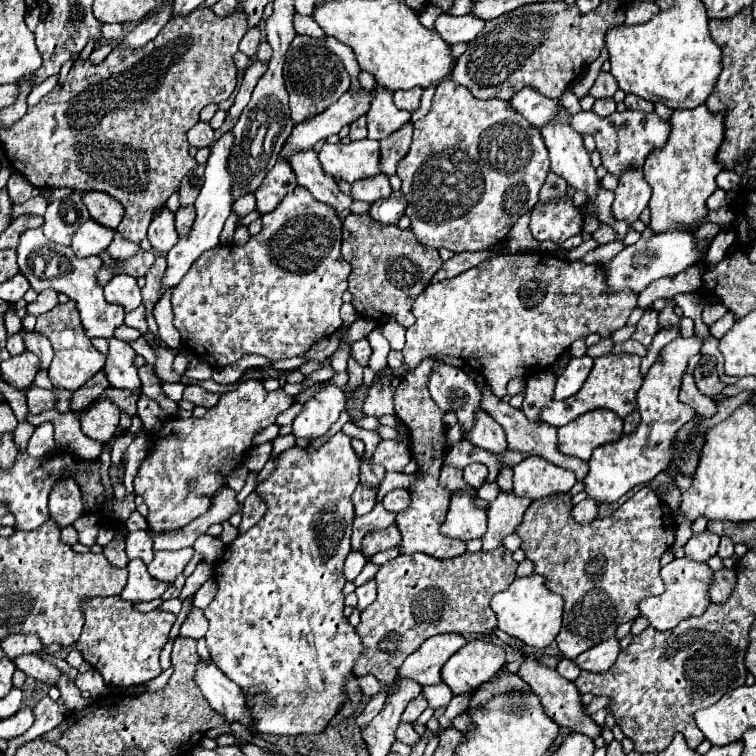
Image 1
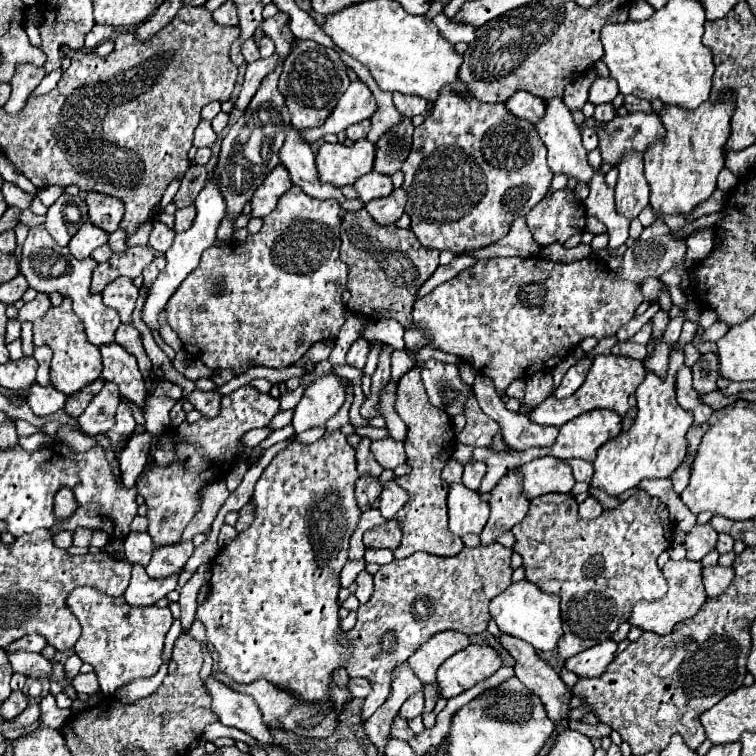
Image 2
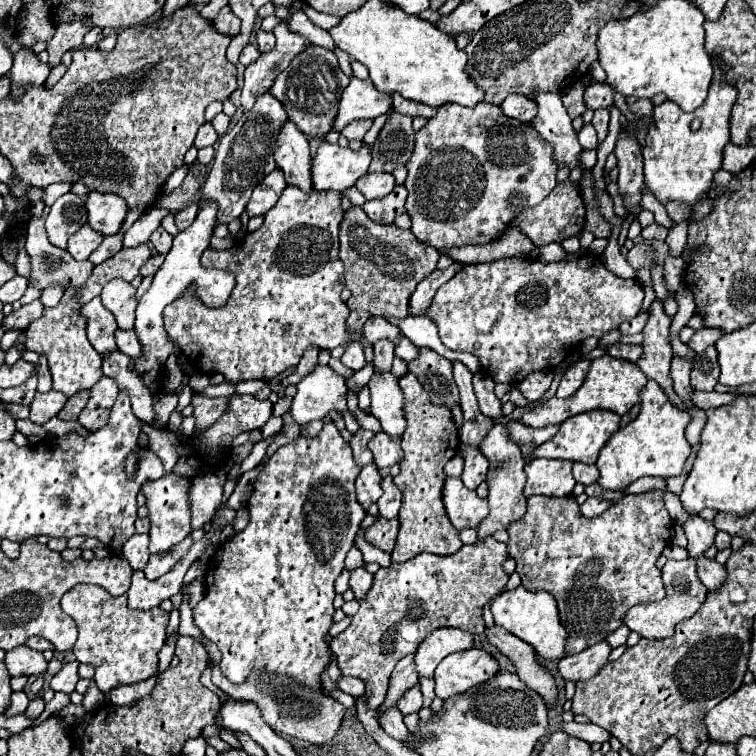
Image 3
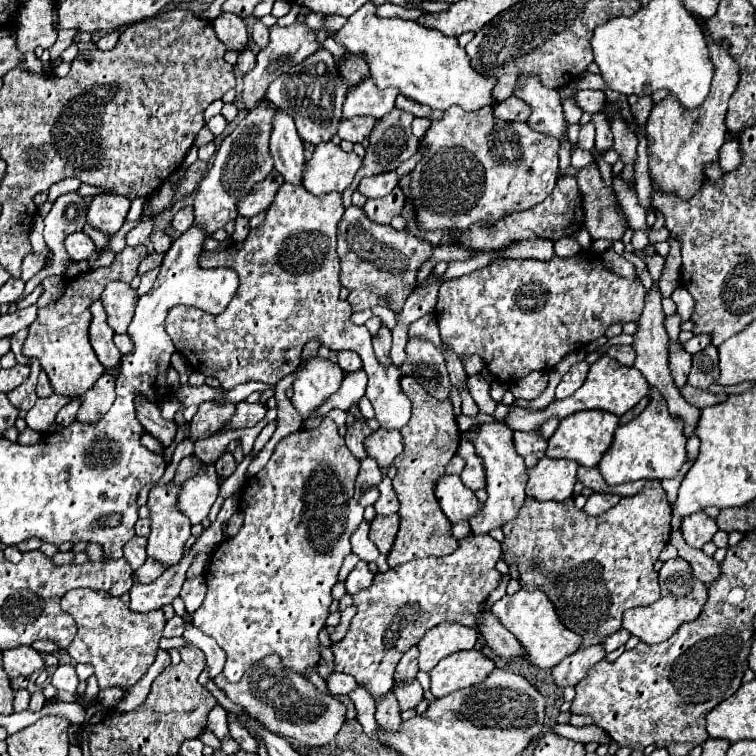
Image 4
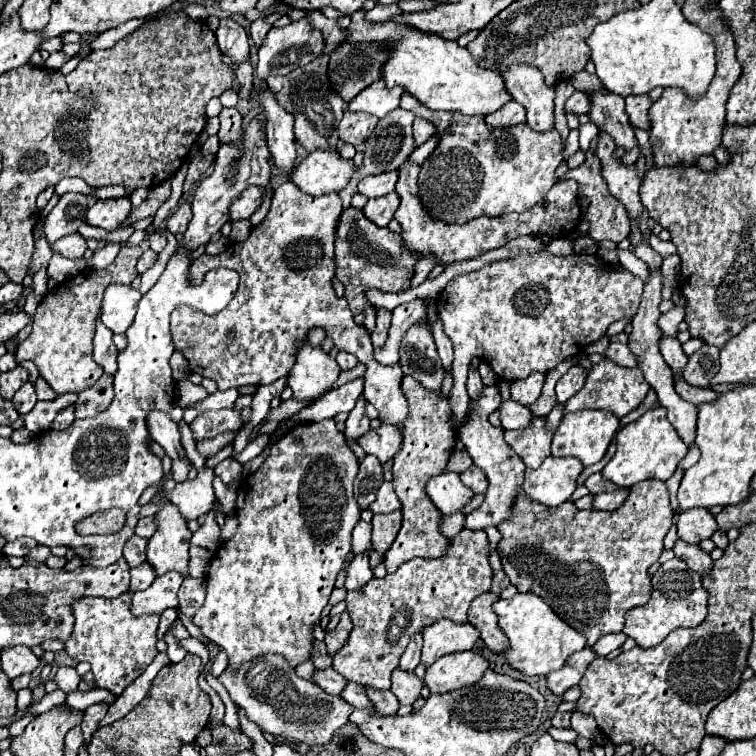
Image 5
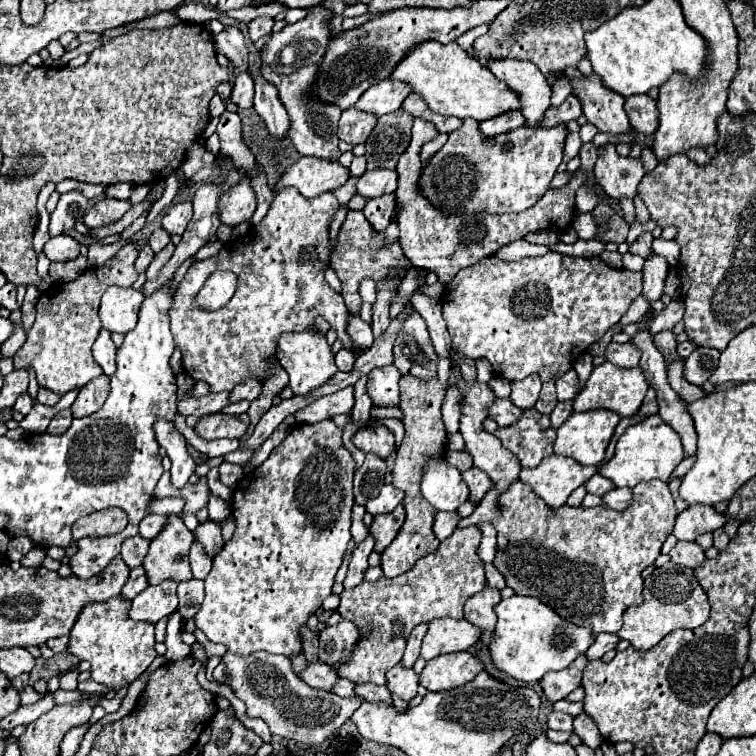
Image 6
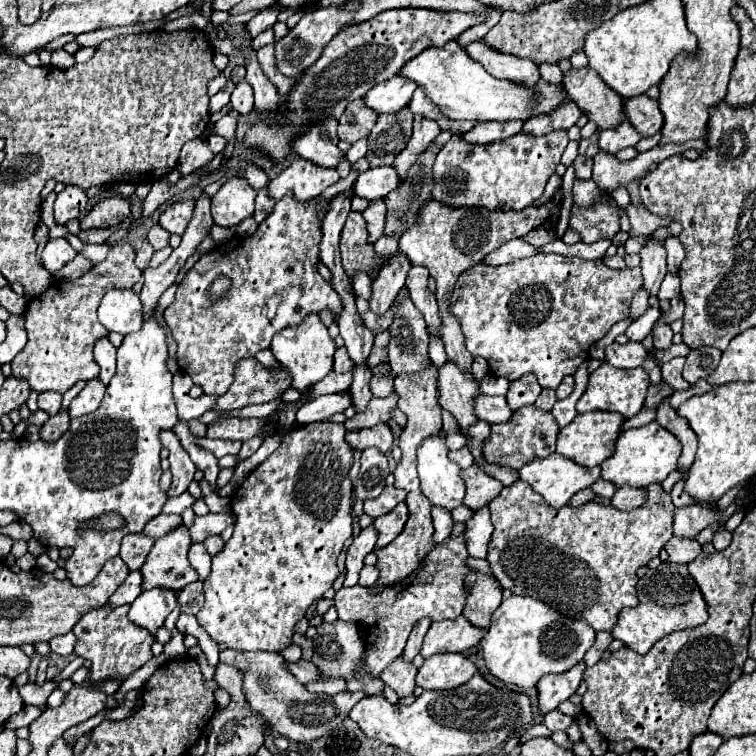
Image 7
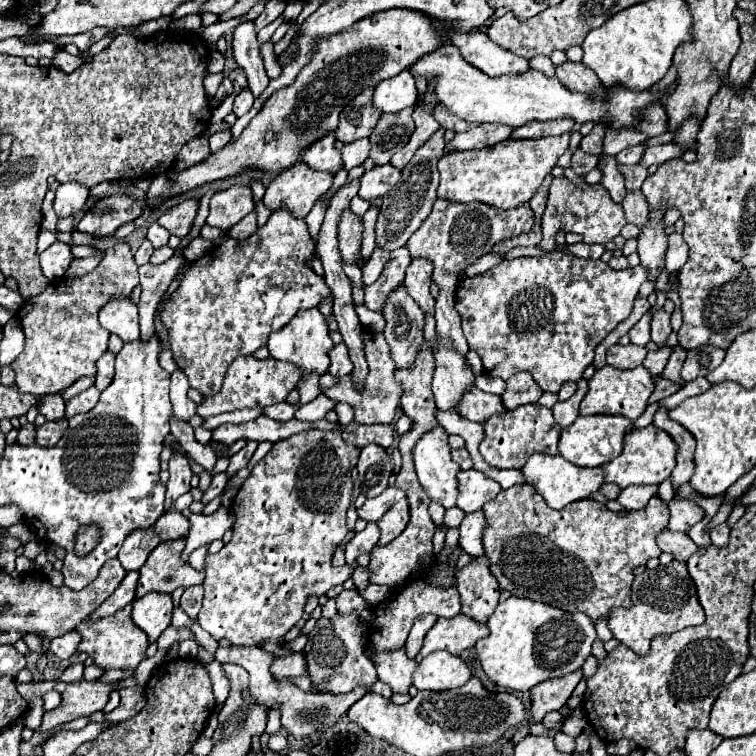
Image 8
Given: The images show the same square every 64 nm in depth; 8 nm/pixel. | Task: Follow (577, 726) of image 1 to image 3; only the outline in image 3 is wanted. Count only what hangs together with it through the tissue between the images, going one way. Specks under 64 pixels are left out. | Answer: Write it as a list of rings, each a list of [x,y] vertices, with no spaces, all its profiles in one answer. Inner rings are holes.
[[[496,624],[486,628],[484,632],[488,636],[488,642],[514,662],[516,674],[520,676],[520,680],[524,680],[524,684],[528,684],[528,688],[538,692],[546,700],[546,704],[552,706],[556,702],[558,690],[554,688],[556,686],[554,678],[536,662],[532,646],[524,644],[520,638],[516,638],[514,634],[510,634],[508,630],[504,630]]]

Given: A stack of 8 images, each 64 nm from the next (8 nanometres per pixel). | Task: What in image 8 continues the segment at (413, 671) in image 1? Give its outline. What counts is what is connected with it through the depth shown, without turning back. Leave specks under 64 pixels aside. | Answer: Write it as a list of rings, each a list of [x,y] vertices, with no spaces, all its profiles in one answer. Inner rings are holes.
[[[456,614],[454,618],[438,618],[434,628],[426,634],[422,656],[428,656],[436,650],[446,650],[450,654],[460,654],[466,648],[472,648],[476,640],[486,638],[488,626],[478,624],[466,614]]]

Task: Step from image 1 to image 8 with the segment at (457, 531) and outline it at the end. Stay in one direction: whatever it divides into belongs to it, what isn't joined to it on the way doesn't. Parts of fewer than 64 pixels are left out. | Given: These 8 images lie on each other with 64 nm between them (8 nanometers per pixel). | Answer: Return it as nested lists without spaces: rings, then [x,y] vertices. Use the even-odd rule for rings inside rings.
[[[434,426],[420,436],[412,448],[414,470],[422,488],[432,500],[442,502],[444,508],[456,506],[456,474],[460,468],[454,464],[448,446],[448,434],[442,426]]]

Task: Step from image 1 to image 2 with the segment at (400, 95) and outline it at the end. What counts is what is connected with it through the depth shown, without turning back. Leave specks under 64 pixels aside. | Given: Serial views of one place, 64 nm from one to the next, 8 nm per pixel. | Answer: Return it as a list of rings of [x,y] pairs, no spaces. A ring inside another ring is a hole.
[[[398,92],[394,94],[394,106],[396,110],[400,110],[404,116],[412,118],[418,114],[428,116],[428,104],[424,104],[424,100],[416,100],[416,96],[400,96]]]

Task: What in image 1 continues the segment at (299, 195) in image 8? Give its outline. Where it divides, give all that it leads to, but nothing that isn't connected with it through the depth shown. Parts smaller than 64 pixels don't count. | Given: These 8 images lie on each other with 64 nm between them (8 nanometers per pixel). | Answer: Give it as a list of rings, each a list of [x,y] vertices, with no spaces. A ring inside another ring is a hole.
[[[368,138],[350,144],[324,142],[318,160],[324,174],[348,184],[380,174],[380,146]]]

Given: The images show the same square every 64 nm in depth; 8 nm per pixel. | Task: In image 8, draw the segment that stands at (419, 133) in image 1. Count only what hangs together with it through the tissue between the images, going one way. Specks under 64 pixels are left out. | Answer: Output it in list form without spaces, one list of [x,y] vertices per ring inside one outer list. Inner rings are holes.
[[[566,132],[538,140],[504,140],[492,148],[442,156],[438,162],[438,196],[452,202],[486,202],[502,210],[516,208],[536,194],[542,180],[556,166],[556,160],[568,150],[568,140],[570,134]]]

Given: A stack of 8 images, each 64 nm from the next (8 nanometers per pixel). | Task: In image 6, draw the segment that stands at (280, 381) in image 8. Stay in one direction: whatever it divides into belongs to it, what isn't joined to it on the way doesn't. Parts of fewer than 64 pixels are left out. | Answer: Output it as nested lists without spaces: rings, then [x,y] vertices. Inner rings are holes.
[[[250,376],[250,378],[242,380],[240,384],[236,384],[236,386],[232,388],[232,392],[230,392],[230,396],[228,396],[228,402],[230,402],[230,404],[240,402],[240,400],[252,402],[252,400],[260,398],[260,394],[262,394],[262,382],[260,382],[258,378],[252,378],[252,376]]]

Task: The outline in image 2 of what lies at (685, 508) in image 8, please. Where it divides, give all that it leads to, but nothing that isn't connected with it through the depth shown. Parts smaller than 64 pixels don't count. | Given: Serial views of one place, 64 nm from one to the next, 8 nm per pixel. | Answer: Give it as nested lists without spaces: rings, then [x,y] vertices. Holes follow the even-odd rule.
[[[694,524],[694,528],[686,534],[686,550],[688,560],[702,560],[710,550],[716,548],[718,532],[710,524]]]

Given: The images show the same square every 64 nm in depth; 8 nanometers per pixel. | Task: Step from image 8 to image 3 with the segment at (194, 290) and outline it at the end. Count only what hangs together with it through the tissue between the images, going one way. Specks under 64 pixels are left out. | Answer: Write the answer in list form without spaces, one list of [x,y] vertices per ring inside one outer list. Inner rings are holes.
[[[286,186],[256,232],[250,232],[246,240],[238,240],[230,250],[218,252],[208,248],[202,254],[204,268],[222,268],[236,276],[236,288],[228,304],[210,310],[194,296],[184,296],[184,300],[176,300],[164,310],[164,328],[168,336],[198,372],[208,376],[224,374],[230,384],[240,384],[244,380],[274,380],[282,372],[292,370],[300,362],[302,352],[312,344],[334,350],[348,342],[362,342],[366,362],[374,360],[372,344],[362,336],[362,330],[348,332],[346,318],[350,310],[340,300],[344,288],[344,266],[338,258],[338,226],[344,214],[340,196],[340,192],[302,192],[300,188]],[[376,372],[372,374],[370,382],[370,398],[372,406],[370,412],[382,424],[382,430],[392,436],[402,436],[406,428],[404,418],[404,396],[398,386],[398,378],[392,372]]]

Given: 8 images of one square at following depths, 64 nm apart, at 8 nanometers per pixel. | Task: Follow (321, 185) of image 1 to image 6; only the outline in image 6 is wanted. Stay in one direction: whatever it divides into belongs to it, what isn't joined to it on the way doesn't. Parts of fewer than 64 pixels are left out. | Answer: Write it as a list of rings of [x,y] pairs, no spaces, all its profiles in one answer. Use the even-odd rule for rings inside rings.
[[[252,72],[252,78],[256,86],[254,110],[266,122],[268,132],[276,140],[282,140],[290,128],[290,120],[288,120],[284,104],[278,98],[278,90],[270,82],[266,82],[260,72]]]

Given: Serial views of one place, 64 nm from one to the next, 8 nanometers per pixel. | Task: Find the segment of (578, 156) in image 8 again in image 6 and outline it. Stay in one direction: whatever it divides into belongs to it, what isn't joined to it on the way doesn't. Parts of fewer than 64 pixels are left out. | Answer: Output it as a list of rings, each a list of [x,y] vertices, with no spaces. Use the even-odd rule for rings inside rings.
[[[416,118],[412,126],[412,142],[406,148],[406,152],[400,156],[396,164],[398,172],[398,190],[394,192],[400,200],[402,208],[398,212],[398,228],[400,228],[400,240],[398,244],[404,250],[404,256],[408,256],[410,264],[416,268],[424,268],[428,272],[434,272],[438,280],[446,286],[462,268],[468,268],[476,262],[480,262],[486,256],[492,256],[502,246],[524,238],[528,232],[536,230],[554,230],[554,232],[566,232],[570,228],[570,220],[574,216],[574,192],[580,188],[586,178],[582,174],[576,174],[564,188],[548,190],[546,196],[536,202],[532,208],[520,212],[520,214],[444,214],[436,206],[432,206],[424,196],[418,192],[410,192],[410,178],[420,176],[420,148],[438,136],[438,130],[432,122]]]

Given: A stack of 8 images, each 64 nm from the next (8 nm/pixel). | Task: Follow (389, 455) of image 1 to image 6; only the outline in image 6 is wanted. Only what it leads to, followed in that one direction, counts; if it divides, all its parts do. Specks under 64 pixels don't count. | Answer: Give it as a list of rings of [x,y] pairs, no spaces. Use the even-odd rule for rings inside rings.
[[[386,426],[364,428],[352,436],[352,444],[362,452],[374,452],[380,458],[386,458],[394,450],[394,434]]]

